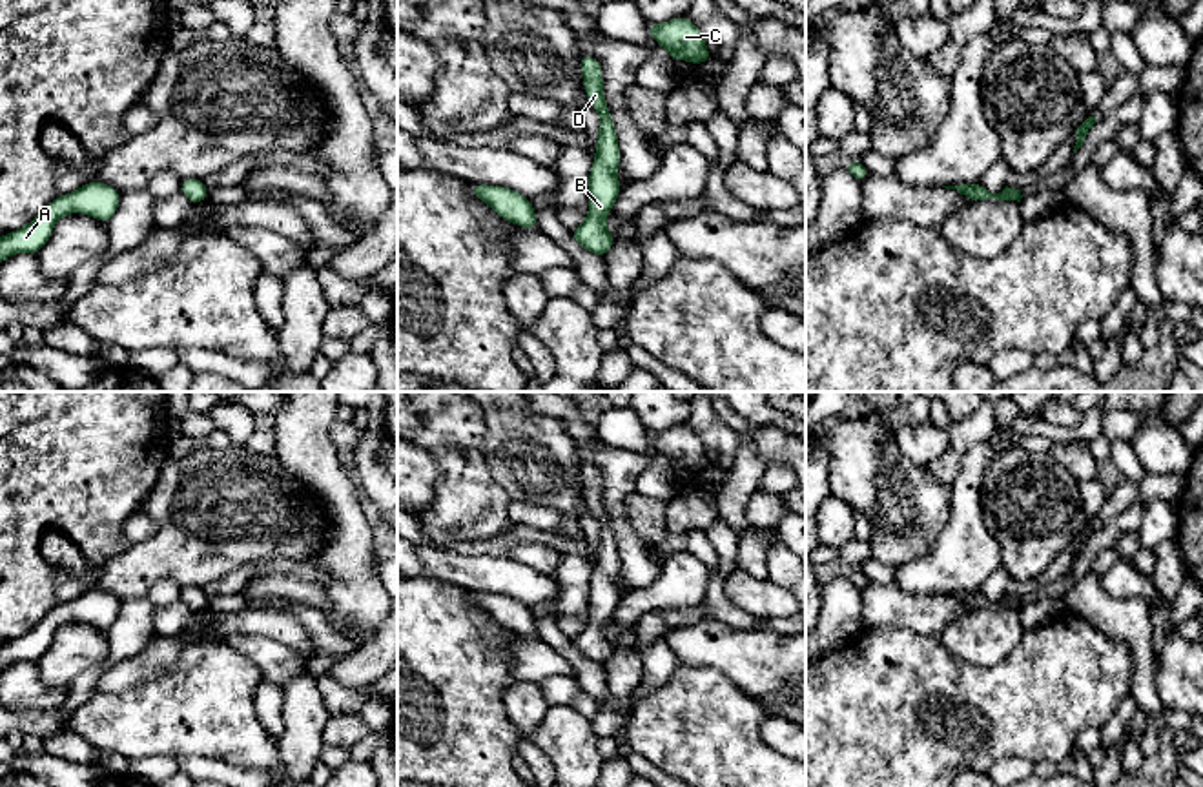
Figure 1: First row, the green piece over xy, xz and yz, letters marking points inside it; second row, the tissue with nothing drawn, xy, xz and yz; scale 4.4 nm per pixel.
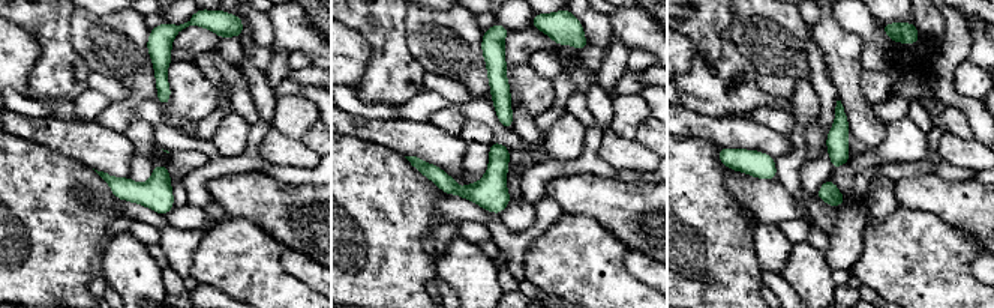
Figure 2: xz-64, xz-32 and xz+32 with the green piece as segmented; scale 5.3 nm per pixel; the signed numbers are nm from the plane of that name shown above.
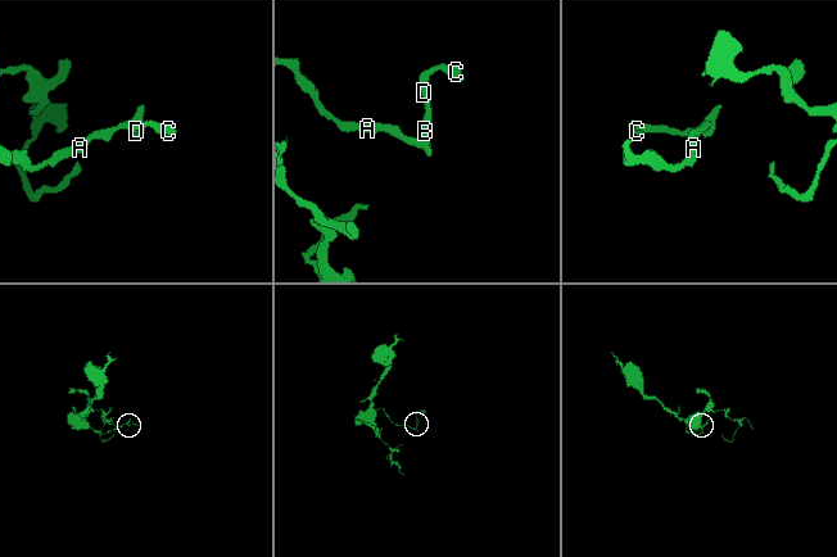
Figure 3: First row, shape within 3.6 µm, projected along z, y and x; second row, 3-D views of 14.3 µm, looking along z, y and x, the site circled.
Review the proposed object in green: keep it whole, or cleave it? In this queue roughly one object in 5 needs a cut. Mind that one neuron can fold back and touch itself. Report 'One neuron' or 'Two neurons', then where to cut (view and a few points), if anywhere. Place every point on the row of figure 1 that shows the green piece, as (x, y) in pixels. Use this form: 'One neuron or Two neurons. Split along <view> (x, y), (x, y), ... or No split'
One neuron. No split

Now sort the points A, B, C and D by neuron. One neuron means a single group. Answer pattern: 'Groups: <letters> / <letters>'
Groups: A B C D

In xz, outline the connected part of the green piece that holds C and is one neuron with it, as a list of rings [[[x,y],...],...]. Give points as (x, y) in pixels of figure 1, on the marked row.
[[[680,16],[665,24],[647,22],[647,31],[673,60],[680,58],[691,64],[705,64],[713,60],[704,35],[689,16]]]

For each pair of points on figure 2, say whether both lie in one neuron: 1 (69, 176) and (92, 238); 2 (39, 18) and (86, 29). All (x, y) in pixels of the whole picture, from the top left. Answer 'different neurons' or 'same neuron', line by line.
1: same neuron
2: different neurons

